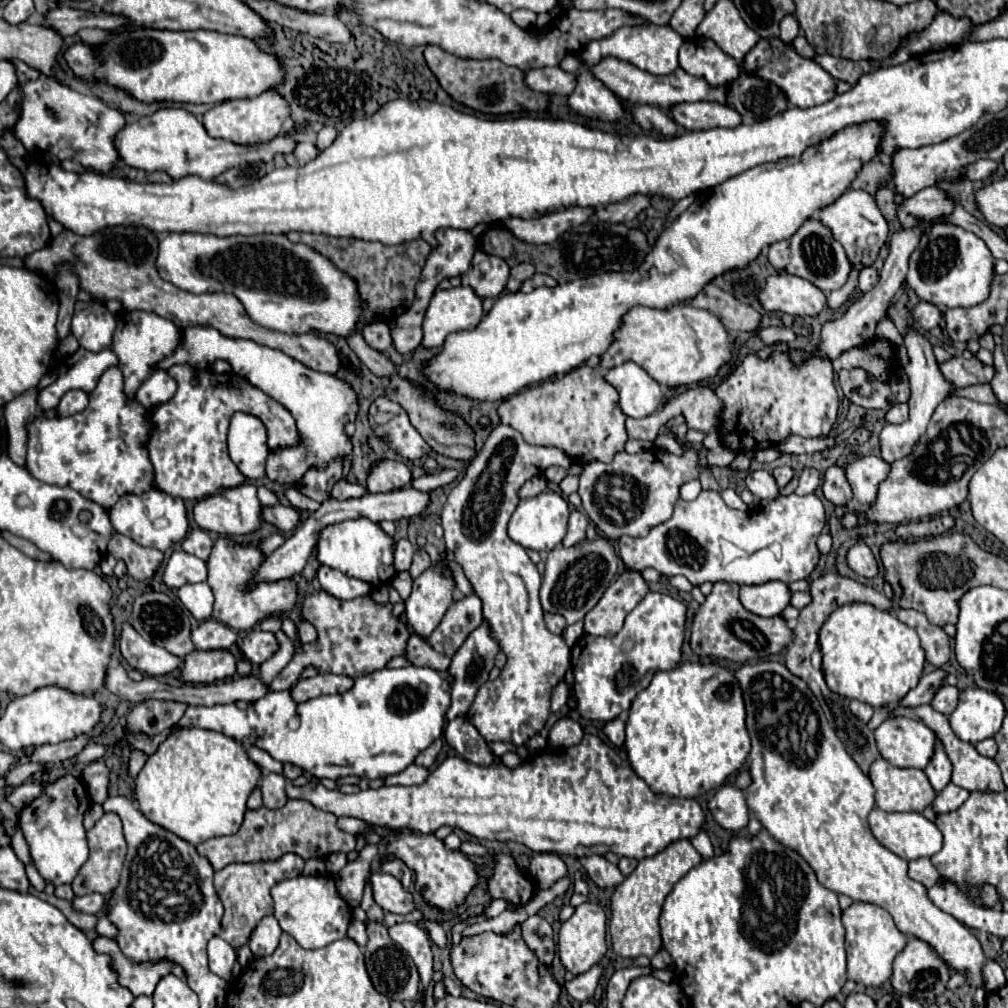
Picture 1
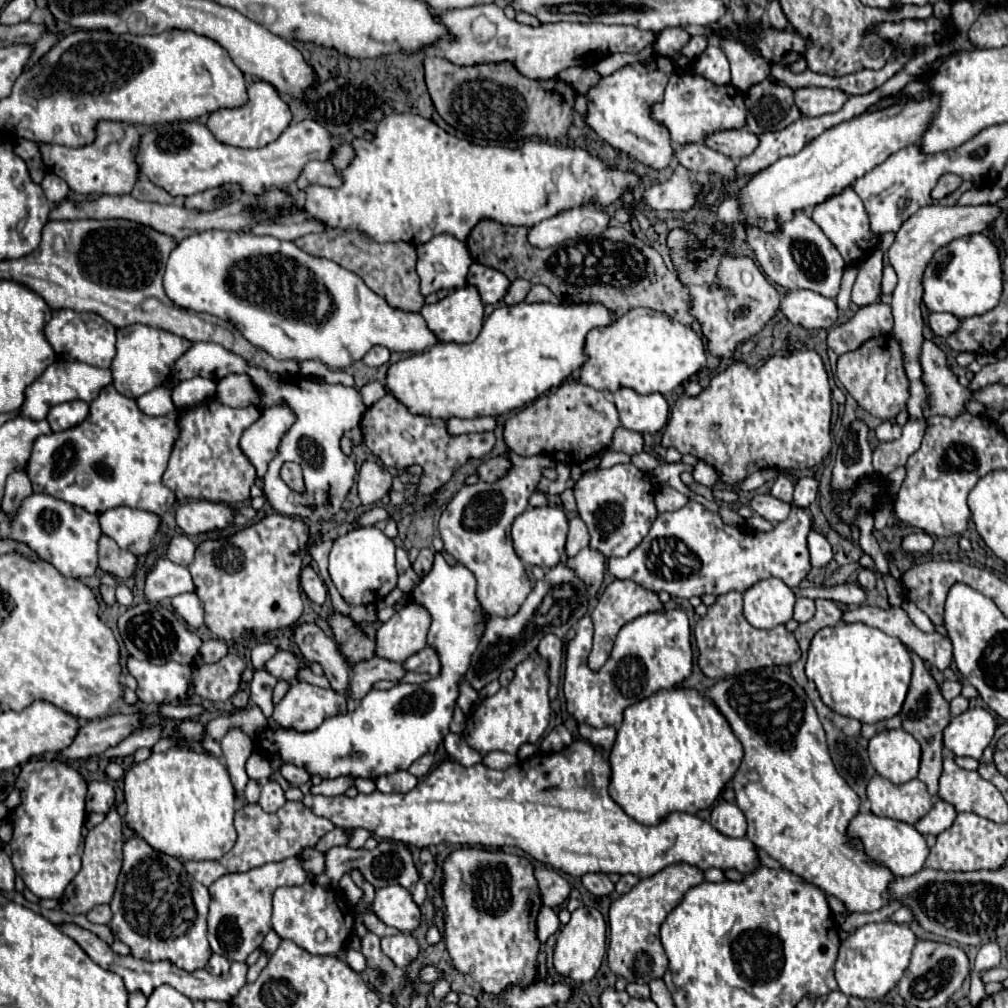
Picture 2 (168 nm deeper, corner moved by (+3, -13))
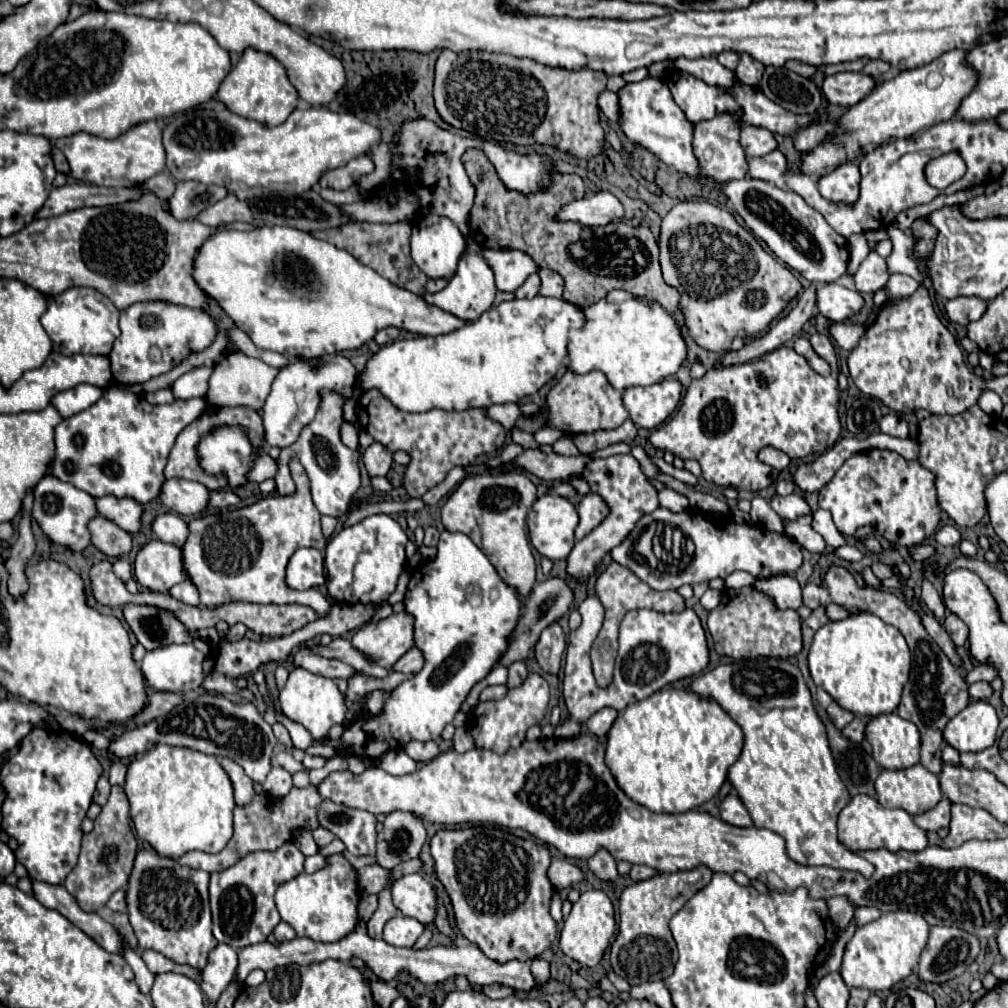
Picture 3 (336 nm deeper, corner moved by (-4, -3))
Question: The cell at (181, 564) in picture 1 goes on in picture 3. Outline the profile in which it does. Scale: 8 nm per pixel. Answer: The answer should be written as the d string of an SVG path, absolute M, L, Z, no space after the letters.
M152 539L148 541L134 559L134 575L142 587L150 591L168 593L176 583L186 581L182 567L180 547Z

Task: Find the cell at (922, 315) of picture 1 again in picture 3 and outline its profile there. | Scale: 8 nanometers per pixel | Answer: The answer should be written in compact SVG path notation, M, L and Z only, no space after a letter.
M956 297L946 301L946 313L948 319L960 325L968 325L972 321L978 321L986 313L988 303L980 297Z

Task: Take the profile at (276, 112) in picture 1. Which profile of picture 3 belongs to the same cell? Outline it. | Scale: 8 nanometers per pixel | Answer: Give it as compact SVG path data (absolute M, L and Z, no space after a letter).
M246 47L242 51L240 61L232 67L232 71L226 75L218 89L218 99L226 103L226 107L236 113L244 115L246 119L256 119L260 123L268 123L268 127L284 123L284 119L296 109L298 93L294 85L288 81L286 69L280 61L276 61L272 55L264 51L256 51L252 47Z

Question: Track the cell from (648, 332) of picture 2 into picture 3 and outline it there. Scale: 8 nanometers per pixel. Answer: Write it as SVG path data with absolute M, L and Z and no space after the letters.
M610 291L604 299L584 309L586 323L570 331L568 359L574 373L602 371L614 389L624 391L634 385L654 385L674 375L686 359L686 343L676 321L658 305L636 299L628 291Z

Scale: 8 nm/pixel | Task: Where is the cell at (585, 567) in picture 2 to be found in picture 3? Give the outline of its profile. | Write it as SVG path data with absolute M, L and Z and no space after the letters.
M588 597L578 607L578 611L582 615L582 623L568 637L570 643L566 649L562 681L562 697L570 717L555 729L554 736L558 739L577 737L580 734L580 725L600 707L614 707L618 713L622 713L630 703L650 697L664 685L702 673L710 661L704 629L692 609L684 609L682 613L658 613L650 609L628 611L619 631L614 679L608 689L600 689L590 667L590 647L602 627L604 607L596 597Z

